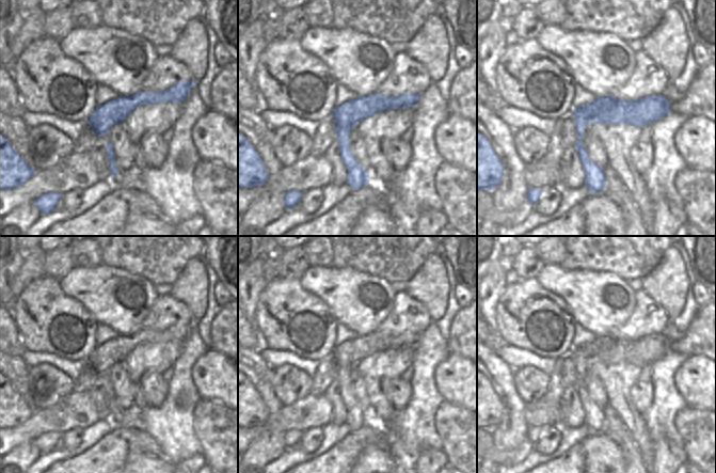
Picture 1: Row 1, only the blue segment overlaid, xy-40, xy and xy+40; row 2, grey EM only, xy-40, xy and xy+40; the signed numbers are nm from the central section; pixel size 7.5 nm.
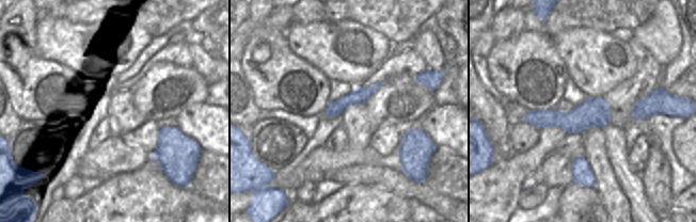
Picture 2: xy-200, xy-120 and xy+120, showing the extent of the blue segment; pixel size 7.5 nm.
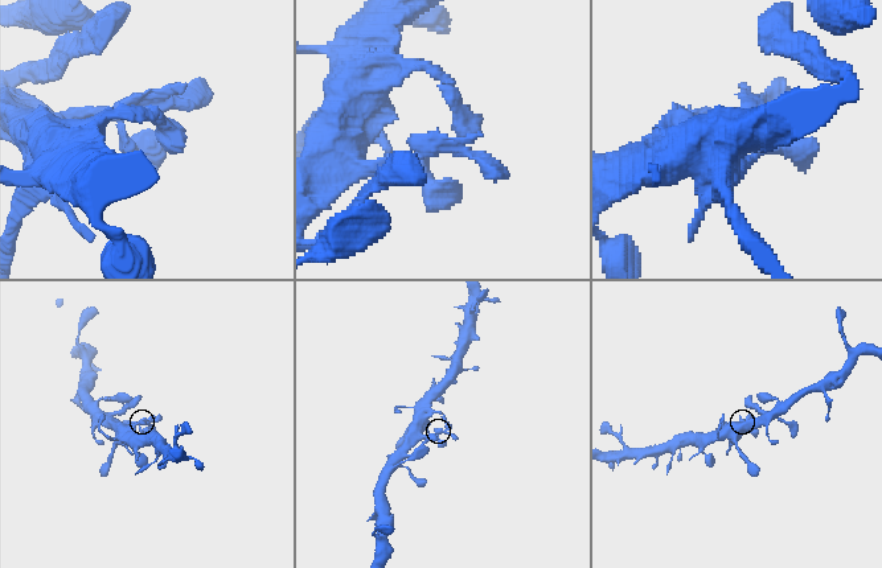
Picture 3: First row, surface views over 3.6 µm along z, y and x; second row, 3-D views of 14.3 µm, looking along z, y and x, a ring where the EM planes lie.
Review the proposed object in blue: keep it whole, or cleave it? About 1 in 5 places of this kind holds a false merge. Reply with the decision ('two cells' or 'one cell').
one cell

